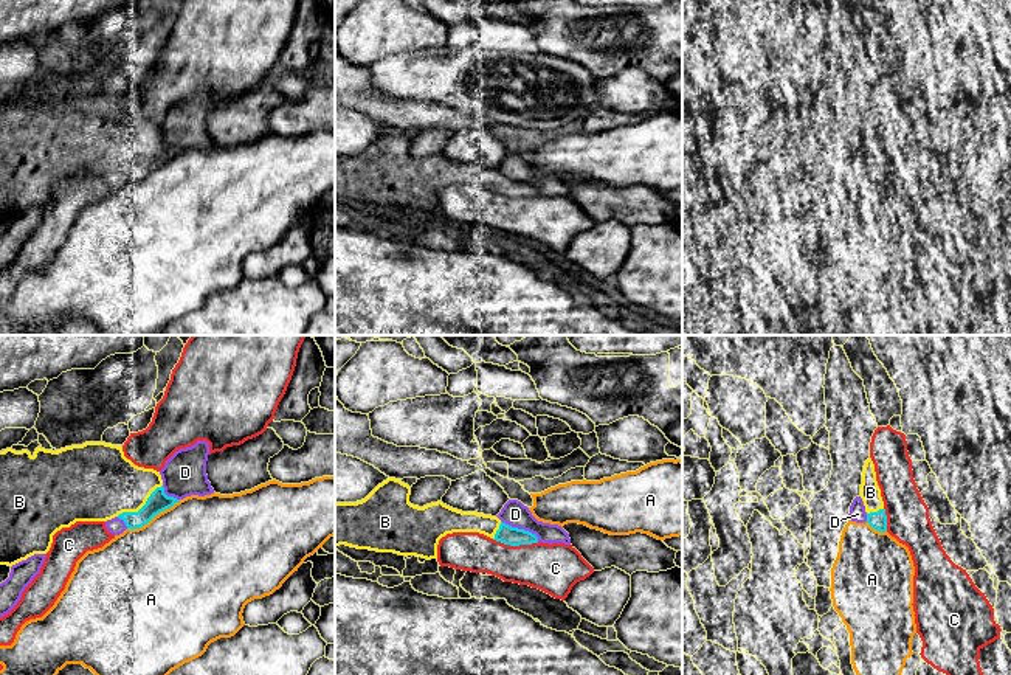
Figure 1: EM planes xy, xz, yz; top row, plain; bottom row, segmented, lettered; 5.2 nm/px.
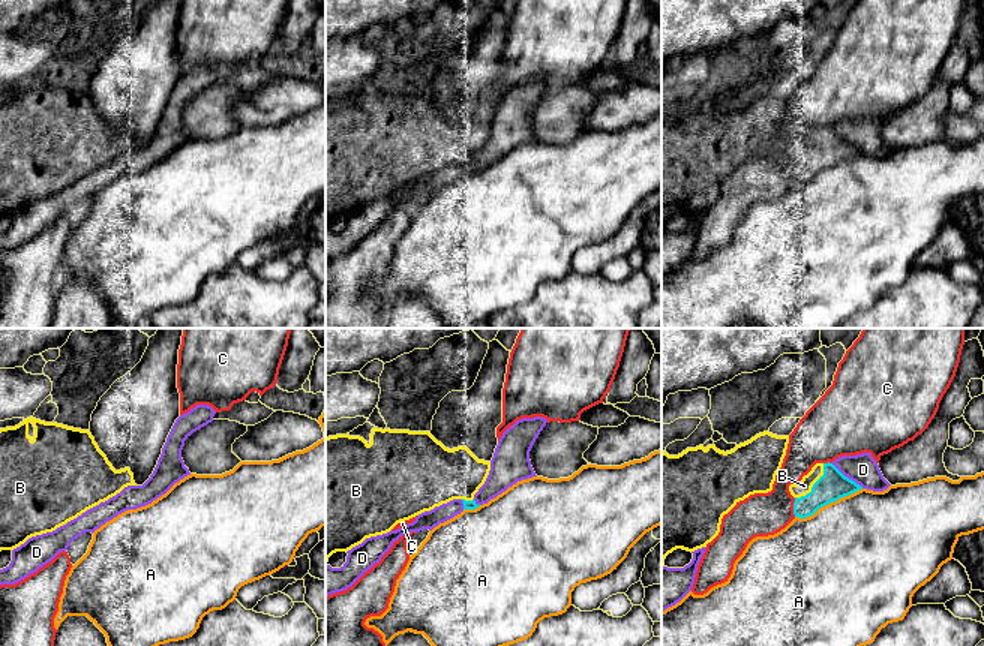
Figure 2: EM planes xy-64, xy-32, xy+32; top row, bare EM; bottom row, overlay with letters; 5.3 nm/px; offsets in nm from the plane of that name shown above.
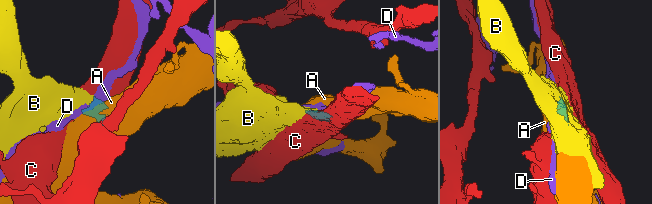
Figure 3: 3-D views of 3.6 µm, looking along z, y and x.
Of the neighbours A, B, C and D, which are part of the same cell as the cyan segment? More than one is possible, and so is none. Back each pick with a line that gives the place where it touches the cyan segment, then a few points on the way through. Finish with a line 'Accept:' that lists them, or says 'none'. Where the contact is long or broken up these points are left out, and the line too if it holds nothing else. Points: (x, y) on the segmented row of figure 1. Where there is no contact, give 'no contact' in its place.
B: meets cyan in xy at (141, 508)
Accept: B

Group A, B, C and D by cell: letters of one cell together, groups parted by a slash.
A / B / C / D

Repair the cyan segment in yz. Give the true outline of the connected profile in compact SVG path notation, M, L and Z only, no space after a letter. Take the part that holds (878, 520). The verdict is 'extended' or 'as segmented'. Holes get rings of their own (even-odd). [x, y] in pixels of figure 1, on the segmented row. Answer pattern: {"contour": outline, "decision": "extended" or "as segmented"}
{"contour": "M871 458L865 461L864 472L862 472L862 484L861 484L861 495L864 501L865 512L867 512L867 523L879 531L887 531L887 515L884 509L884 501L881 497L881 489L876 481L875 464Z", "decision": "extended"}

